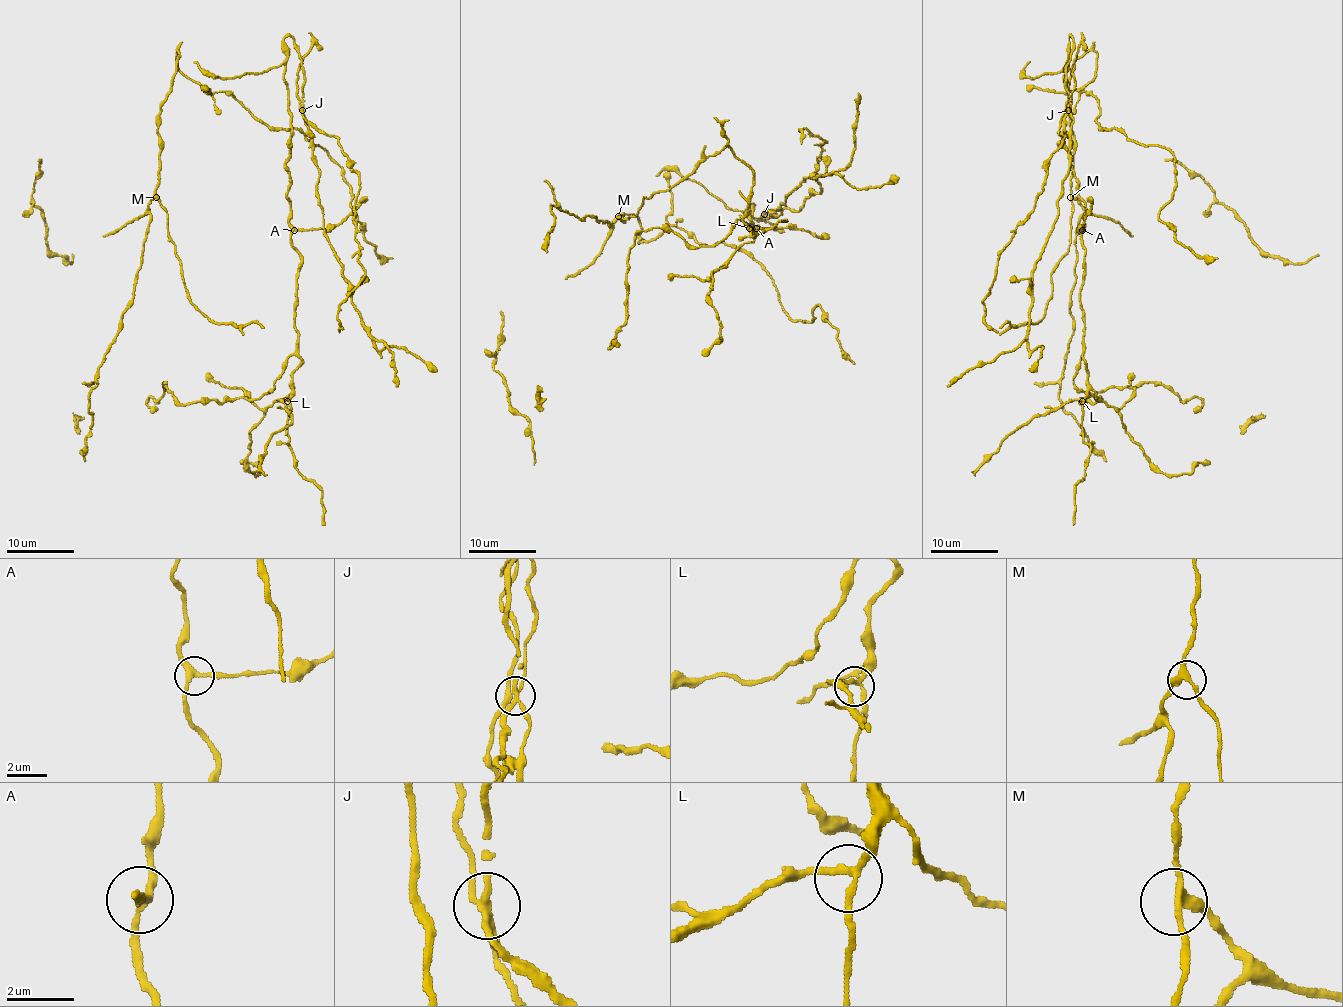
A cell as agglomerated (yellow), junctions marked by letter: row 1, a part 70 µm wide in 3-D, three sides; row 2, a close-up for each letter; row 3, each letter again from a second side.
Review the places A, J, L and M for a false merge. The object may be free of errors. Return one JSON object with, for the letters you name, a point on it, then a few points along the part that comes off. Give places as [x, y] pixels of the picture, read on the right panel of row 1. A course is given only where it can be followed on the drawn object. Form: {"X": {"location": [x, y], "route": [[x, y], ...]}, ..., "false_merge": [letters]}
{"false_merge": []}

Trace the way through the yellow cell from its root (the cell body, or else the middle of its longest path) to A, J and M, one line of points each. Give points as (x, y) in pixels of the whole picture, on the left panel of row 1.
A: (256, 74), (282, 63), (285, 67), (283, 82), (292, 130), (285, 169), (290, 177), (288, 225), (294, 230)
J: (256, 74), (278, 67), (283, 62), (287, 57), (283, 40), (290, 36), (304, 72), (302, 111)
M: (256, 74), (210, 75), (205, 92), (178, 68), (176, 50), (171, 91), (159, 111), (156, 197)

